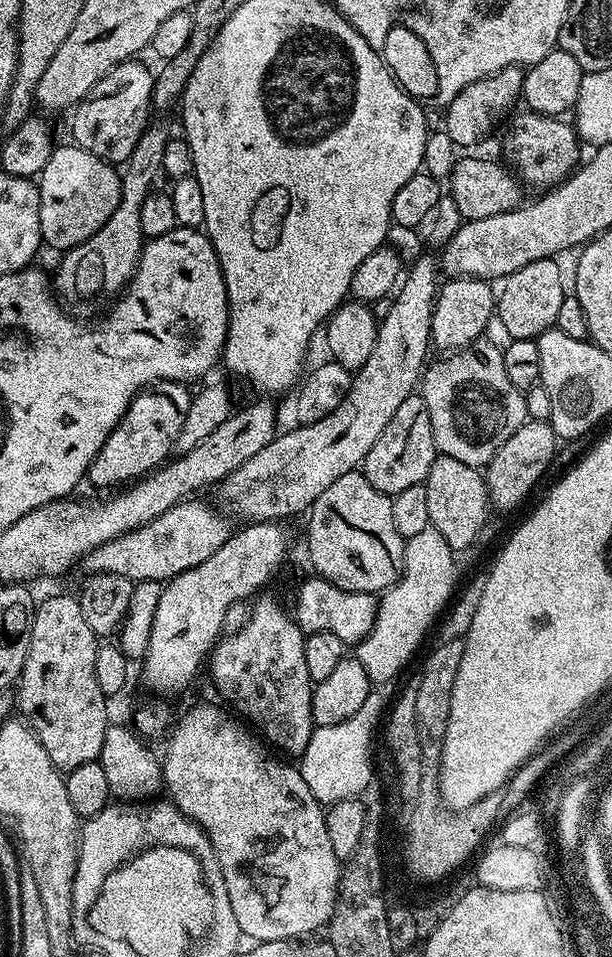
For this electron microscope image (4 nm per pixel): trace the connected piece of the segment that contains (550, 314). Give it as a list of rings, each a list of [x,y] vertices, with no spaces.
[[[555,259],[532,261],[529,265],[522,266],[516,273],[512,273],[502,280],[496,298],[495,315],[498,324],[505,328],[507,334],[514,340],[535,340],[547,328],[555,325],[558,310],[566,295],[564,289],[564,276],[556,265]]]

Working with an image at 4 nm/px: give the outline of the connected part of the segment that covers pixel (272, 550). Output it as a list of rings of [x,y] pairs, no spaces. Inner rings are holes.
[[[248,522],[240,527],[206,562],[178,574],[161,587],[154,626],[150,626],[150,642],[142,661],[144,684],[150,691],[178,692],[190,683],[221,639],[228,611],[263,584],[270,583],[272,575],[283,566],[288,556],[283,523]]]

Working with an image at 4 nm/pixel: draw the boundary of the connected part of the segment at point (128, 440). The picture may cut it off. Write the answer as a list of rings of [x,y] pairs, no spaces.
[[[157,380],[137,392],[126,414],[114,426],[89,466],[87,483],[92,483],[96,488],[115,489],[147,476],[164,464],[175,449],[178,430],[182,430],[182,422],[186,422],[186,412],[190,410],[193,393],[188,392],[188,388],[187,383],[179,380]]]

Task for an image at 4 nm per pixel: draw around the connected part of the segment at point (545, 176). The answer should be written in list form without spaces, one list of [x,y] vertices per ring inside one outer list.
[[[531,110],[525,111],[525,116],[520,116],[508,128],[508,133],[504,136],[504,156],[507,167],[511,169],[521,185],[532,188],[540,188],[538,190],[549,190],[555,188],[556,185],[563,183],[564,180],[573,173],[577,167],[576,159],[580,156],[581,141],[576,135],[575,127],[571,123],[566,122],[567,119],[560,116],[543,116]]]

